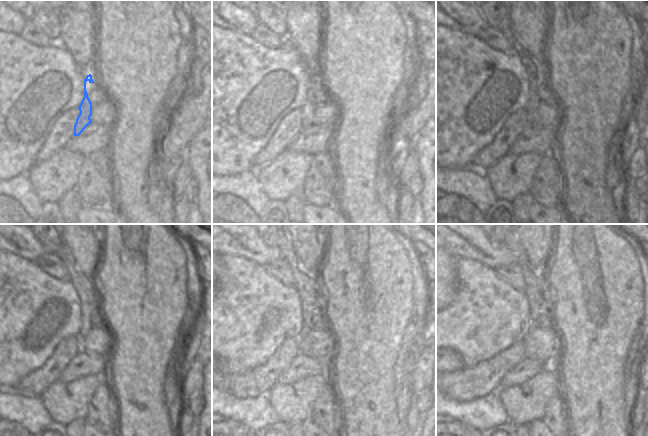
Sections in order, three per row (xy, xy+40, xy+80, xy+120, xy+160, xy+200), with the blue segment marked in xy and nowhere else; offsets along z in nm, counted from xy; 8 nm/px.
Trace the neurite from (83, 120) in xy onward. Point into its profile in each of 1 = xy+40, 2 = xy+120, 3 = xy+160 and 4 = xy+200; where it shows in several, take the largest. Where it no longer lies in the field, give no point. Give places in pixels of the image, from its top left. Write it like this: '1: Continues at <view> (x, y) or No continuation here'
1: Continues at xy+40 (309, 106)
2: Continues at xy+120 (84, 285)
3: Continues at xy+160 (307, 284)
4: Continues at xy+200 (534, 291).

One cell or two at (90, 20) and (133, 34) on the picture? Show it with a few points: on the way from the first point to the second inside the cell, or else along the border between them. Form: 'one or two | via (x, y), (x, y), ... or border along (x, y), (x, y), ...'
two | border along (96, 10), (98, 26)

